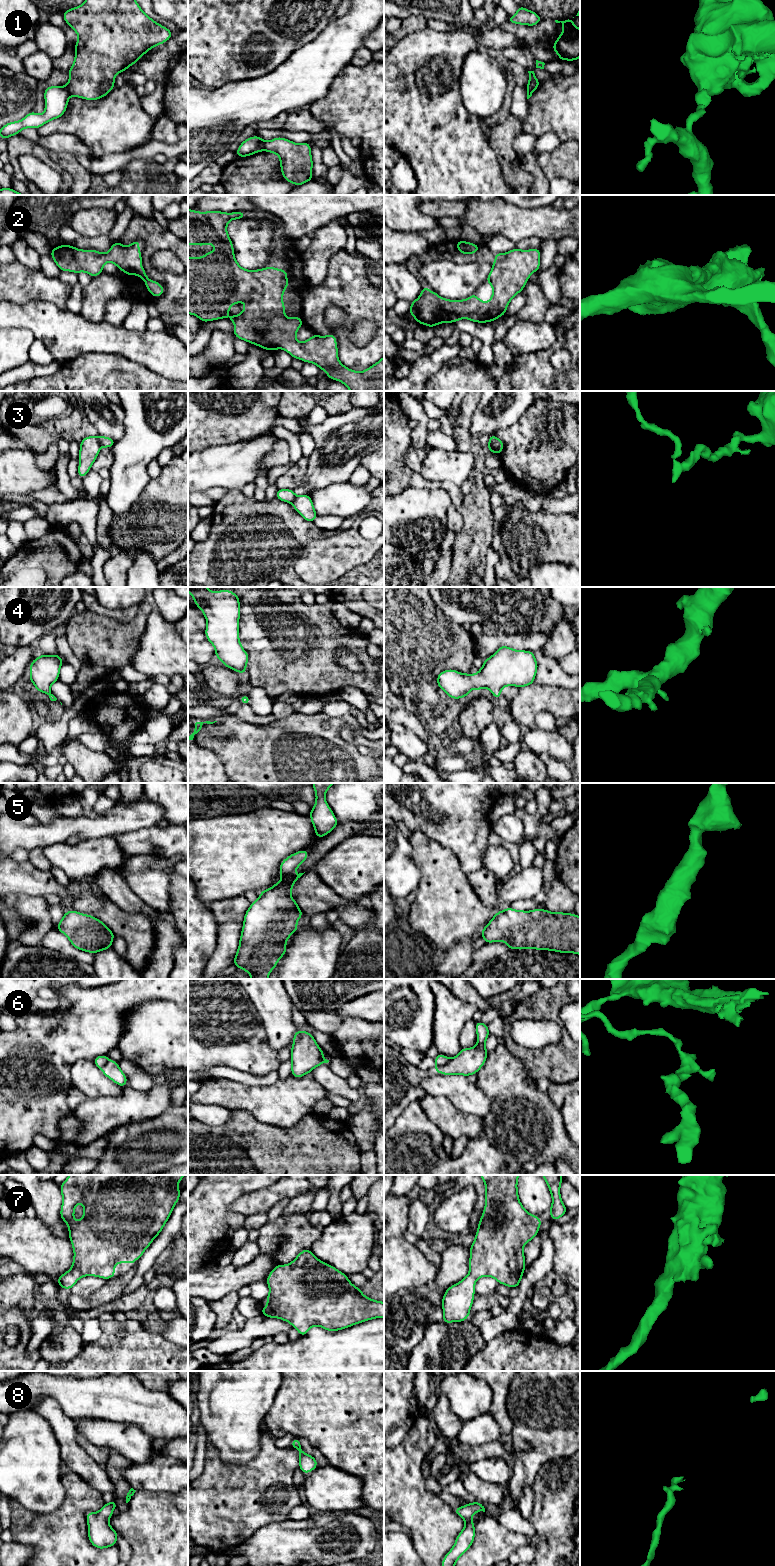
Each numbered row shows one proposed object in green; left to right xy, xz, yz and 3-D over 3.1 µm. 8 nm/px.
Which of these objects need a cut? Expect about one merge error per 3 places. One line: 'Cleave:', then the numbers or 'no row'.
Cleave: 1, 3, 6

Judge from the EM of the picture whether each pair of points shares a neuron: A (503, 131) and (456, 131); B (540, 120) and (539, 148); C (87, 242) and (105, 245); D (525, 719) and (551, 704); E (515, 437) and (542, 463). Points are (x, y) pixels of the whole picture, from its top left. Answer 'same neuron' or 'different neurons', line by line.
A: different neurons
B: different neurons
C: same neuron
D: same neuron
E: same neuron

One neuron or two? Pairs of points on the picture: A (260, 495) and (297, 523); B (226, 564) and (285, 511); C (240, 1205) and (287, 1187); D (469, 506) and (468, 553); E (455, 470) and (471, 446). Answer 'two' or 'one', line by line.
A: two
B: one
C: one
D: one
E: two

